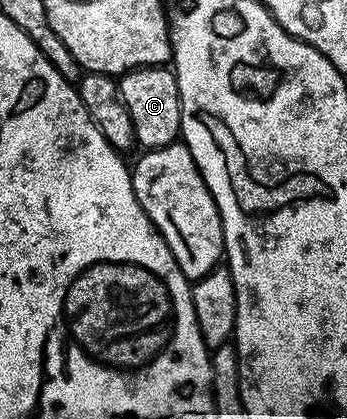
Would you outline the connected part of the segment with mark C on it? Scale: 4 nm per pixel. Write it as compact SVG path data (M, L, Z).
M145 65L120 74L121 102L135 123L137 145L142 150L158 149L174 144L181 137L181 96L177 86L177 74L172 68L160 65Z

